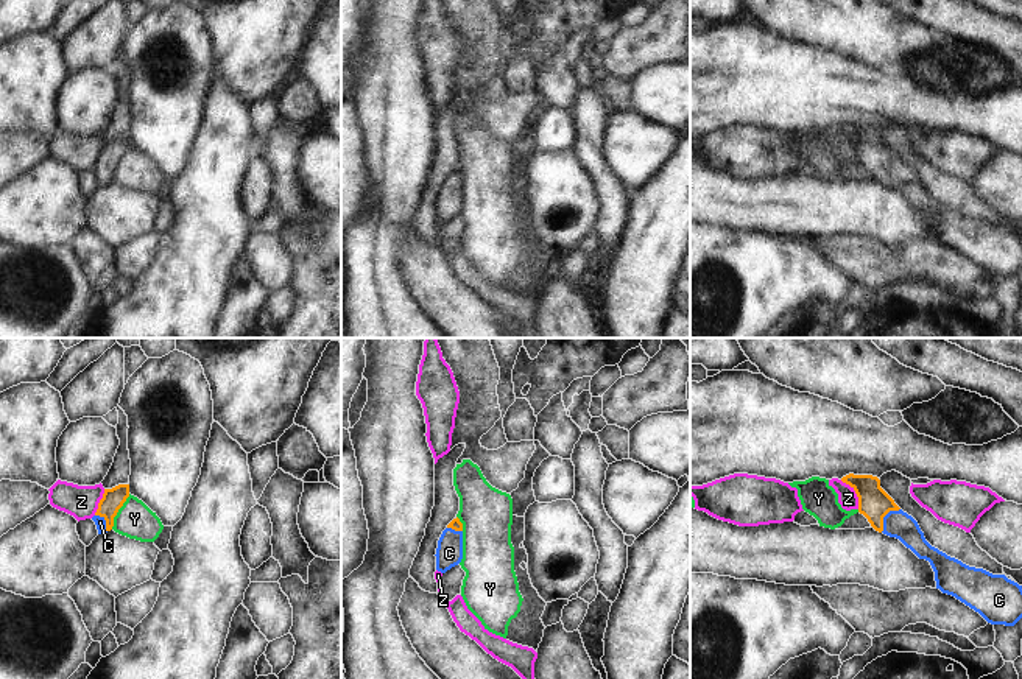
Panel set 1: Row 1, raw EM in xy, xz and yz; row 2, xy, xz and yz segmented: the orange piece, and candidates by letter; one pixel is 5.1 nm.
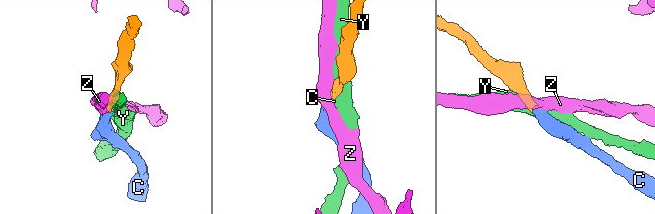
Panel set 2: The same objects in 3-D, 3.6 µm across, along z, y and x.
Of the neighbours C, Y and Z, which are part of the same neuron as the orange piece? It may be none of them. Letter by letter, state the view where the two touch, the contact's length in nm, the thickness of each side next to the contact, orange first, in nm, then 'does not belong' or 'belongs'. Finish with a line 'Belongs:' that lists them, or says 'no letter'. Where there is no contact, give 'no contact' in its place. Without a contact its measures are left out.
C: yz | 160 nm | 170/140 nm | belongs
Y: xy | 200 nm | 110/190 nm | does not belong
Z: yz | 180 nm | 170/100 nm | does not belong
Belongs: C

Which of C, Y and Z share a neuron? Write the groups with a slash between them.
C / Y / Z

